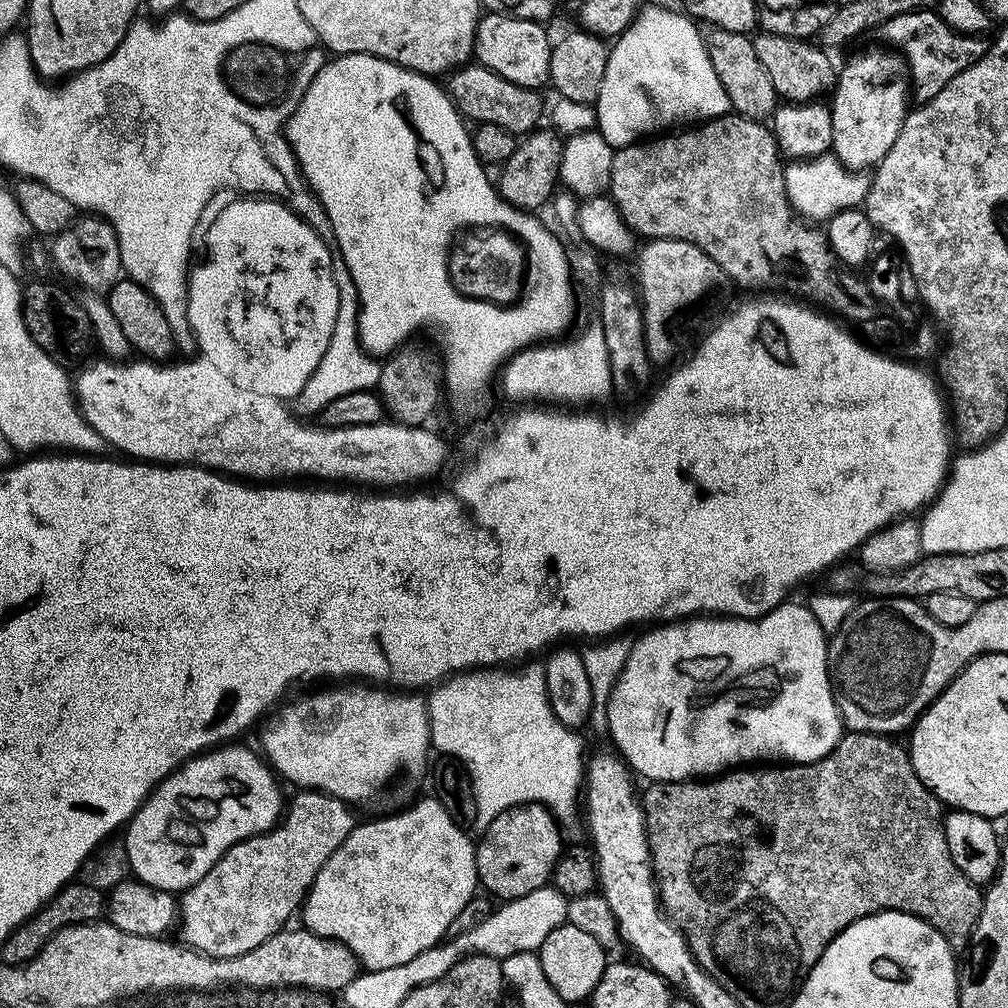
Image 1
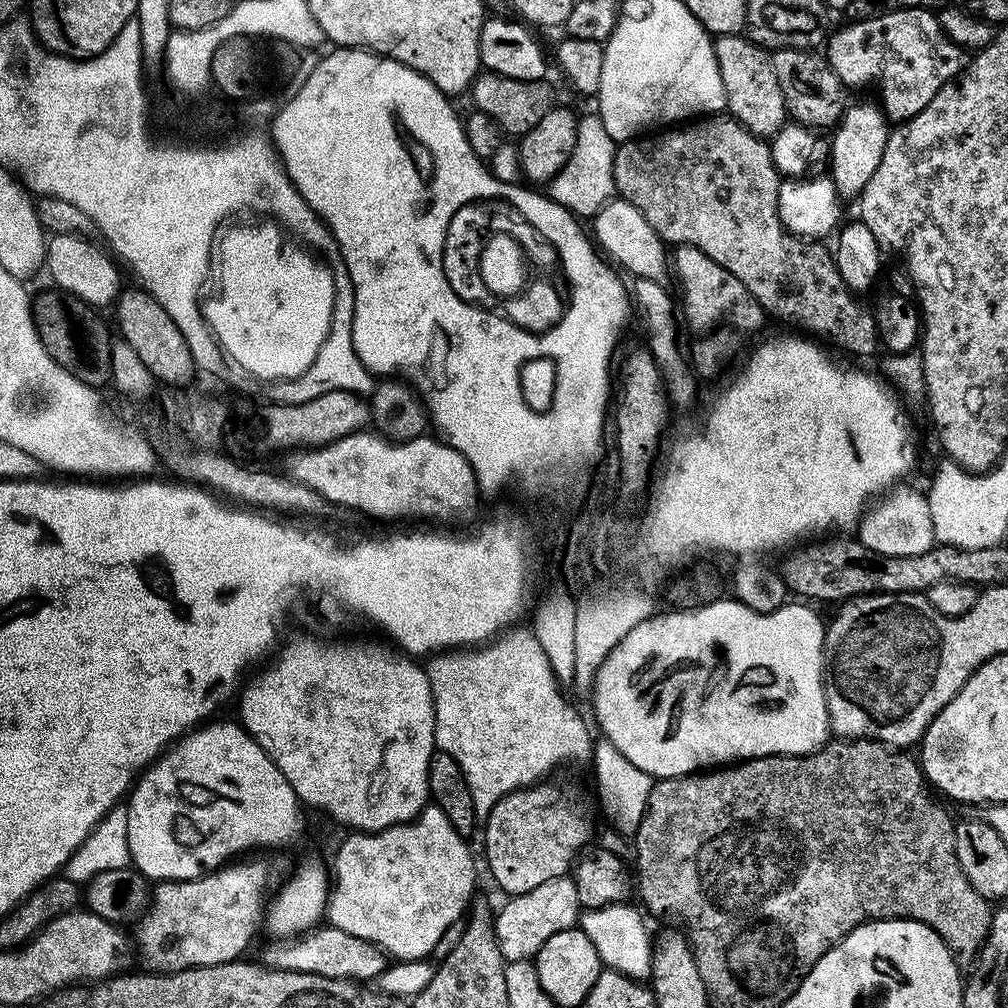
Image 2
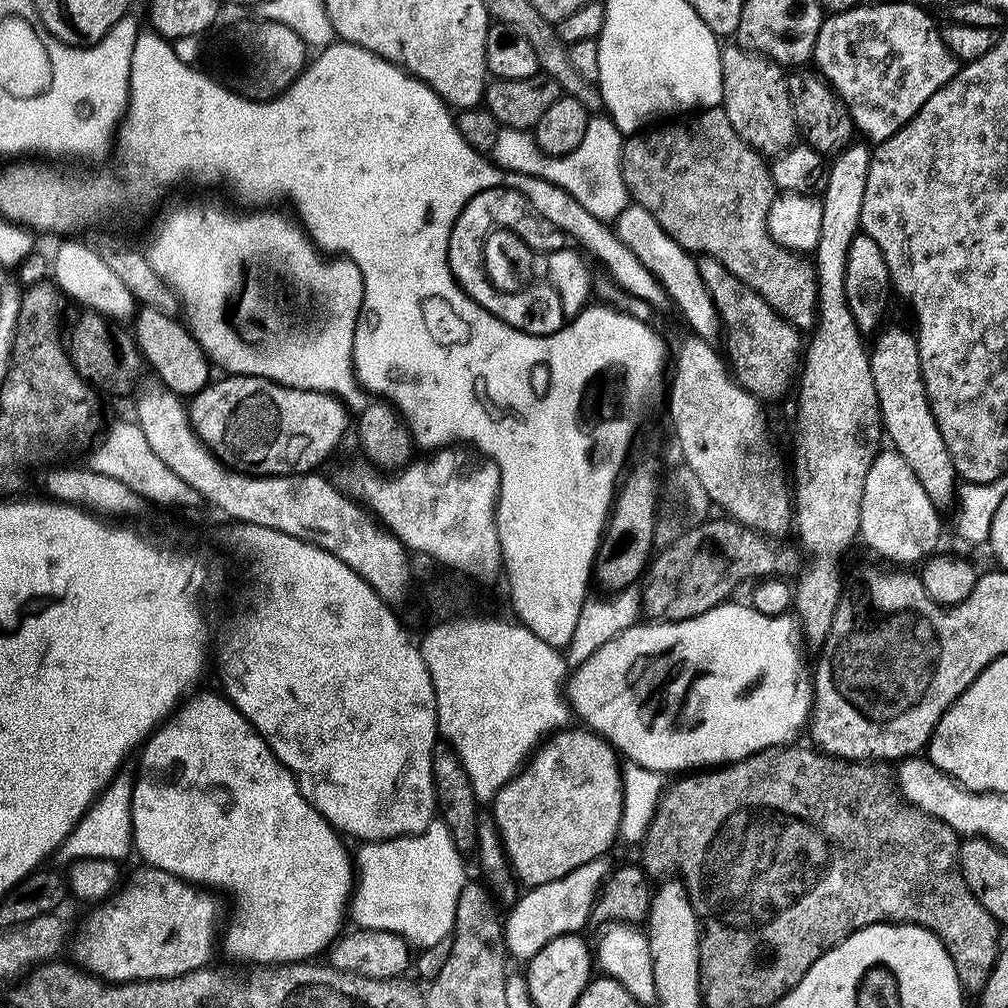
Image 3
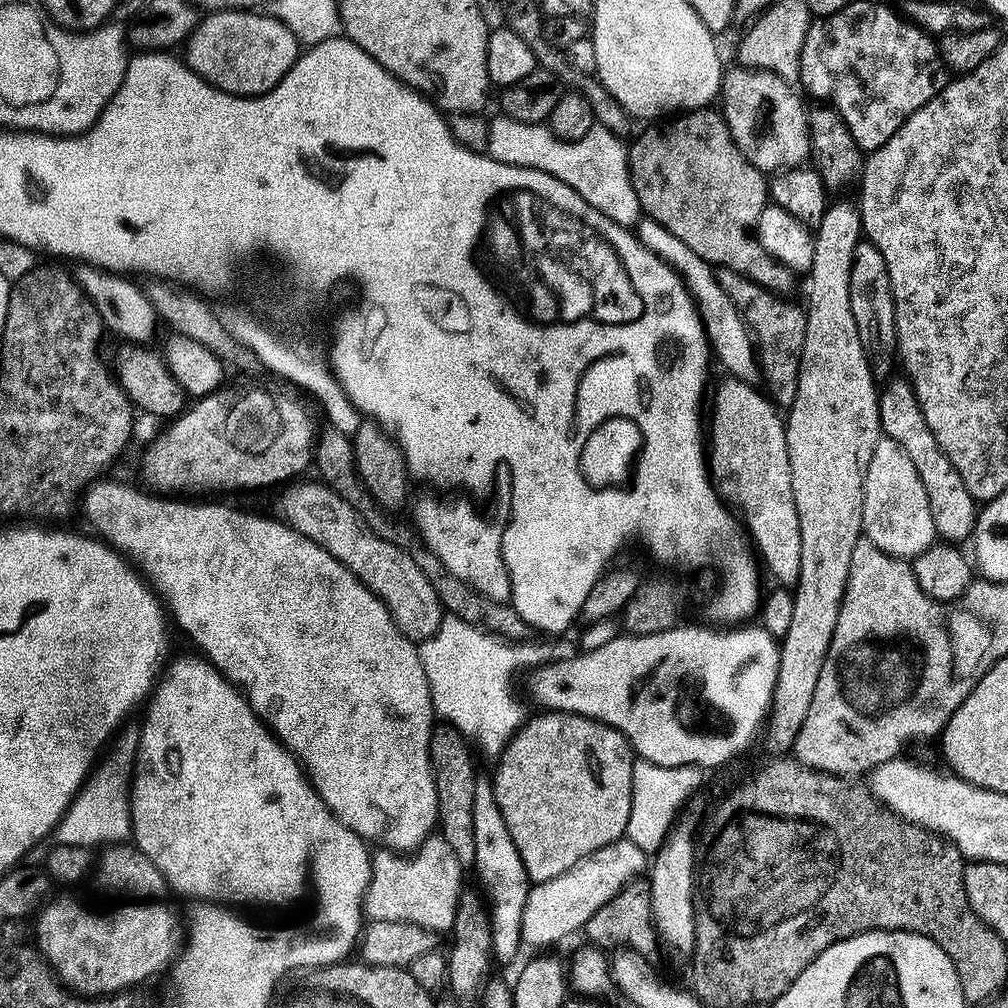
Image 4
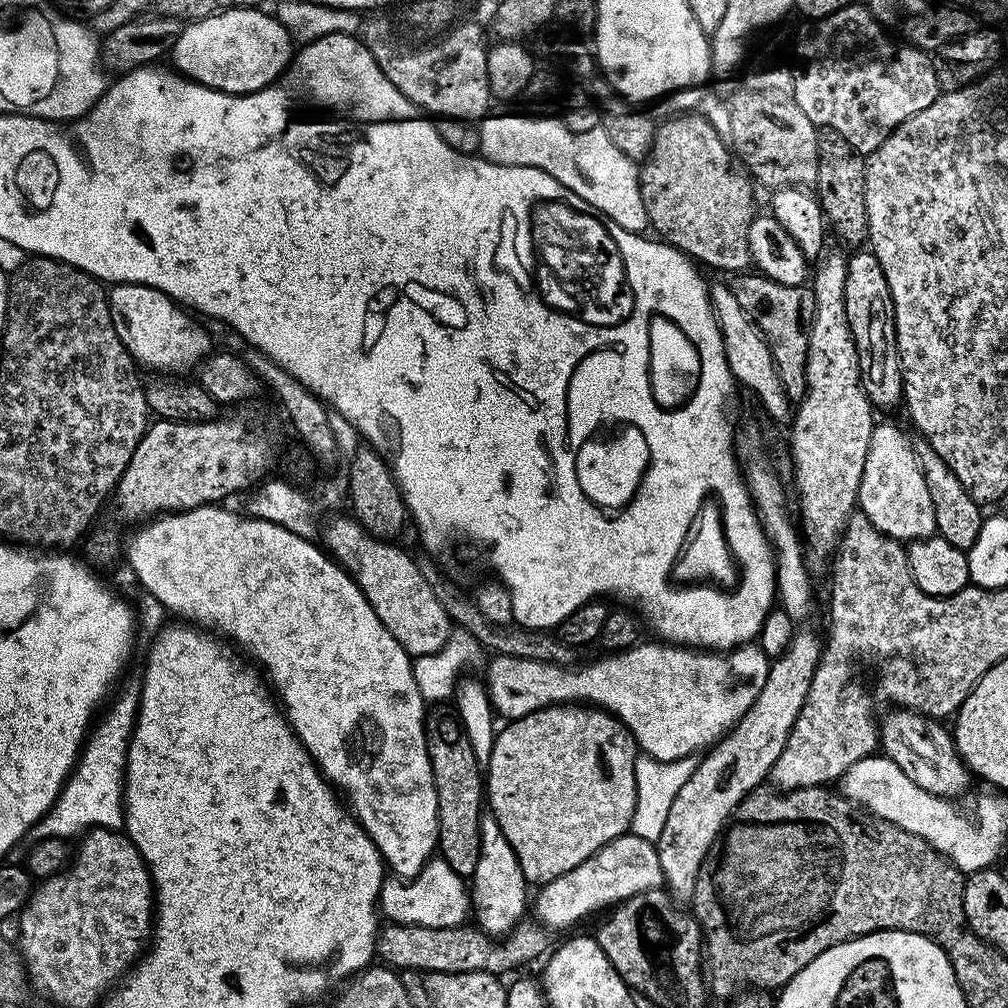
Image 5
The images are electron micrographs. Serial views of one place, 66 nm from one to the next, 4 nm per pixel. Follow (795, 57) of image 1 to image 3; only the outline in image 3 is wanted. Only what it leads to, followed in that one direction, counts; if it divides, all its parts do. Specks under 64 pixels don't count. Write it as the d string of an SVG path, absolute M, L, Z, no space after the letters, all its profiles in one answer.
M801 66L789 71L786 79L796 127L802 133L803 143L809 144L824 158L835 157L853 143L854 125L850 114L842 98L824 81L819 72L808 66Z

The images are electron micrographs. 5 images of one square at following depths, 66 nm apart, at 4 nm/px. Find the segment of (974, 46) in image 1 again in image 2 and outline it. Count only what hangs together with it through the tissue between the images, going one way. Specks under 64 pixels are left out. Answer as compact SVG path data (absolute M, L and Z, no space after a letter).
M903 8L851 22L827 37L826 59L849 89L876 84L880 91L879 107L889 121L903 122L926 110L934 94L966 67L965 49L950 42L946 30L942 30L939 15L928 8Z

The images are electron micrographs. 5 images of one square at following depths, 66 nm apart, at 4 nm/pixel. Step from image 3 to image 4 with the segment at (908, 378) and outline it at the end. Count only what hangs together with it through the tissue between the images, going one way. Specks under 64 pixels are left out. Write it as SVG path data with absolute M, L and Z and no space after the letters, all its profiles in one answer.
M902 376L889 379L885 388L880 392L879 420L883 435L902 446L903 452L922 481L926 491L927 502L930 503L930 514L934 521L936 535L943 541L958 544L960 540L967 540L973 535L974 526L978 513L978 506L966 484L959 477L958 470L954 469L950 460L938 442L934 439L926 420L922 417L921 407L918 406L917 396L913 392L911 383Z

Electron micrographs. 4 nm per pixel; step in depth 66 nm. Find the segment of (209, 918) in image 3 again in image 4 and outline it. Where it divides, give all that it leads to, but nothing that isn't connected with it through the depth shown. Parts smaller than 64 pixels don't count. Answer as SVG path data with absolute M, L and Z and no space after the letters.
M125 842L122 844L113 844L105 847L99 853L98 859L94 864L94 875L91 877L92 889L89 890L85 896L60 896L49 899L47 903L39 909L36 920L36 944L41 956L44 957L45 962L52 967L56 977L60 979L61 984L68 988L71 992L76 993L77 996L111 996L113 994L123 993L125 990L132 990L135 984L140 984L143 980L148 980L151 976L156 976L159 972L167 973L170 965L179 956L182 945L186 940L186 928L180 920L176 917L176 912L172 909L172 904L168 901L170 897L170 889L168 883L164 880L164 875L158 870L158 866L154 866L154 862L150 862L150 858L146 858L146 854L142 854L139 848L133 846L131 843Z

